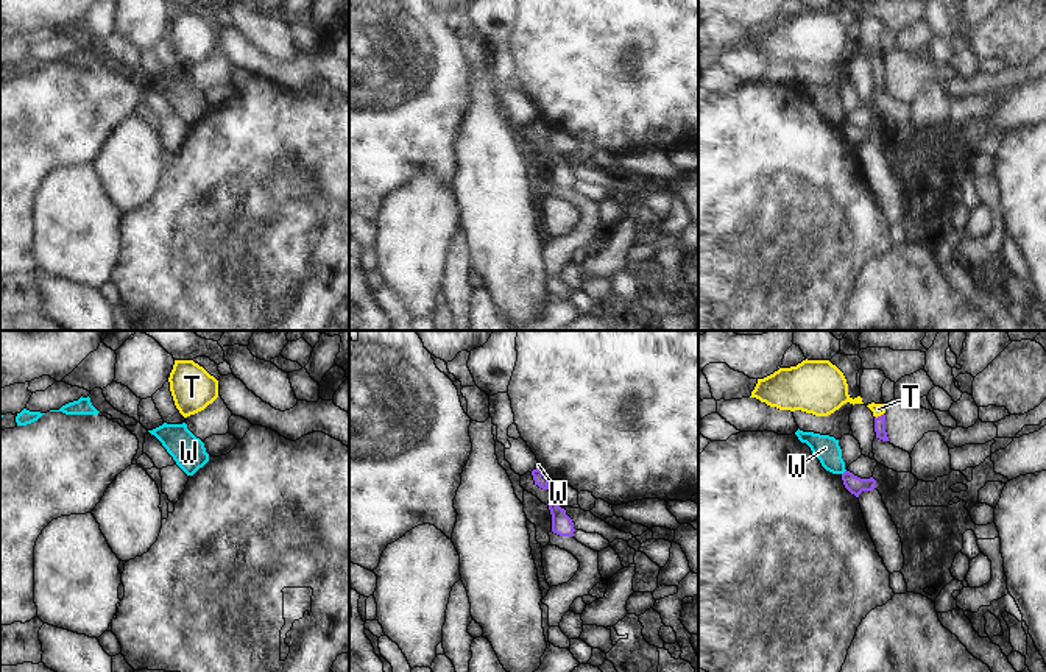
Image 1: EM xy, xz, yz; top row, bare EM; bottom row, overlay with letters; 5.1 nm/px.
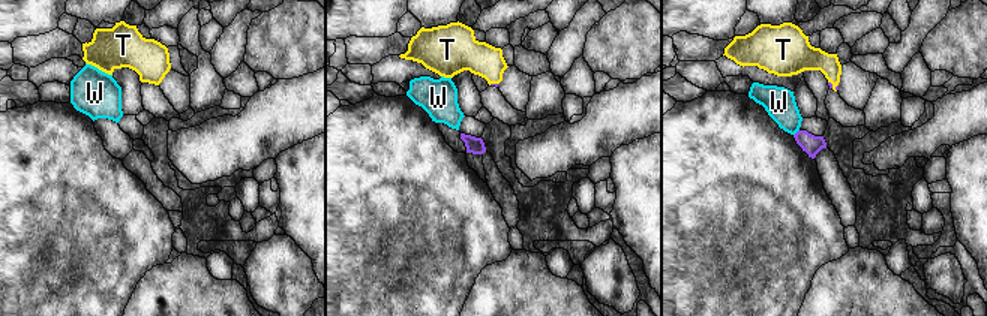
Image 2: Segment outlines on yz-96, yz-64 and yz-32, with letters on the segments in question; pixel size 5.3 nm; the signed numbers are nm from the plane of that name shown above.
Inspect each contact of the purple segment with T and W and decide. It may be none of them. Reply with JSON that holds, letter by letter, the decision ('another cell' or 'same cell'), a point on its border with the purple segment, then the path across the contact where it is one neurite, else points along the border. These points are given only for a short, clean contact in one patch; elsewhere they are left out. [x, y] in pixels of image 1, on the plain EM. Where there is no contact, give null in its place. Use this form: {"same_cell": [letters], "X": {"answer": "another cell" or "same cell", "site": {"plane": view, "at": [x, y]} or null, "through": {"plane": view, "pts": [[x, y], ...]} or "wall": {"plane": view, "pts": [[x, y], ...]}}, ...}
{"same_cell": ["T"], "T": {"answer": "same cell", "site": {"plane": "yz", "at": [878, 67]}, "through": {"plane": "yz", "pts": [[879, 74], [878, 67], [878, 60]]}}, "W": {"answer": "another cell", "site": {"plane": "yz", "at": [844, 123]}, "wall": {"plane": "yz", "pts": [[845, 120], [842, 125]]}}}

